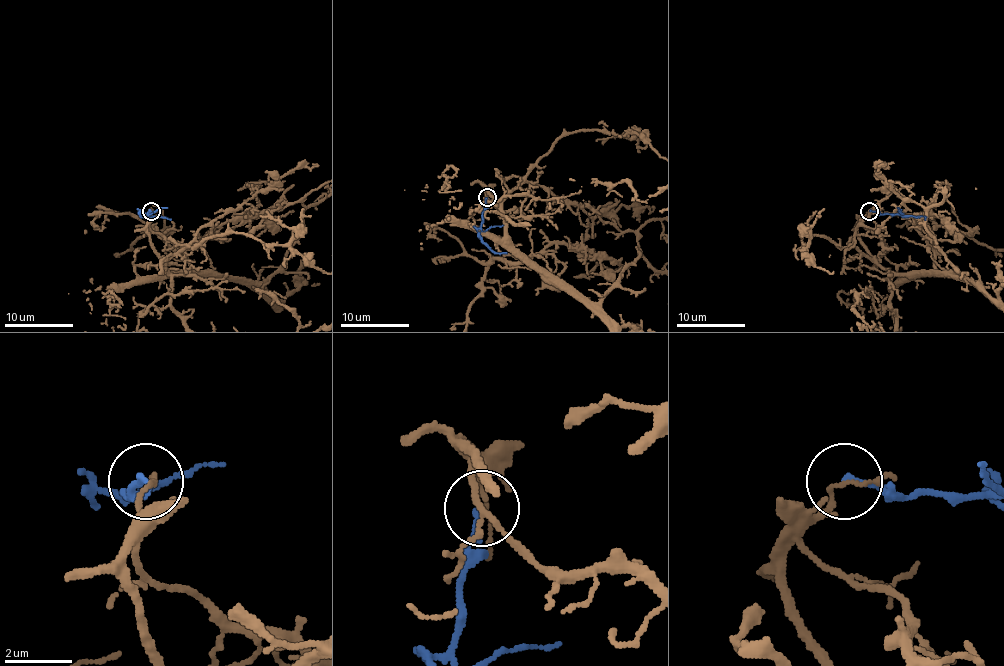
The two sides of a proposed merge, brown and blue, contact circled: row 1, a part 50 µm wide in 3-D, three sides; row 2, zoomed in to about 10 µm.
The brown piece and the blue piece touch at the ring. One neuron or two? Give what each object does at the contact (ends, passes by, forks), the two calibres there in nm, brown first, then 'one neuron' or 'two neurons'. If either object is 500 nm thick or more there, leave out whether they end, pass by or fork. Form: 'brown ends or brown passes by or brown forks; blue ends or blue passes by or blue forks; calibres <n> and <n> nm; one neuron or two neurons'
brown passes by; blue ends; calibres 100 and 170 nm; two neurons

